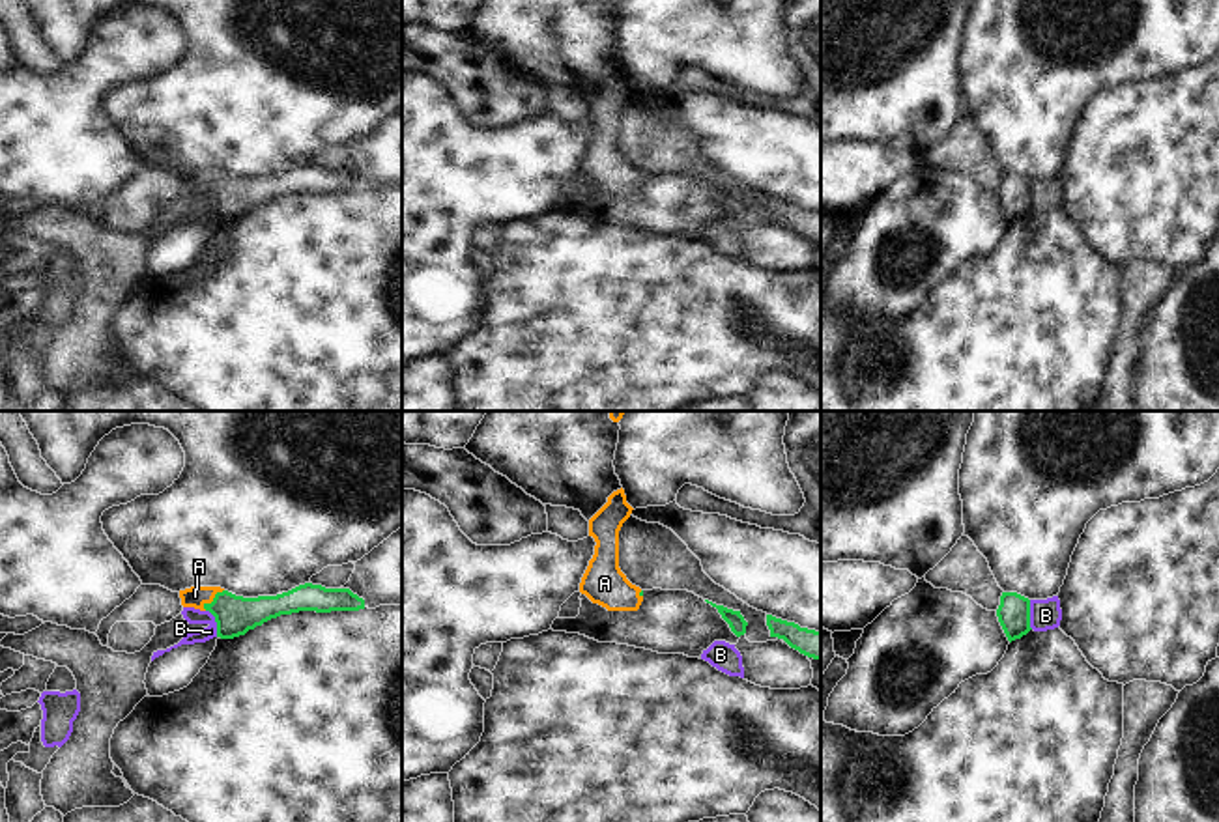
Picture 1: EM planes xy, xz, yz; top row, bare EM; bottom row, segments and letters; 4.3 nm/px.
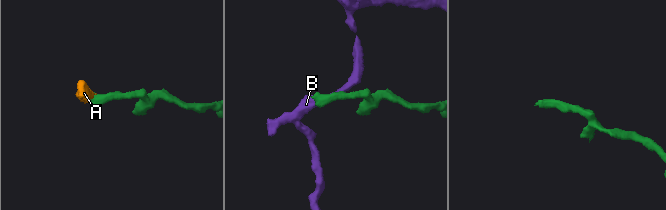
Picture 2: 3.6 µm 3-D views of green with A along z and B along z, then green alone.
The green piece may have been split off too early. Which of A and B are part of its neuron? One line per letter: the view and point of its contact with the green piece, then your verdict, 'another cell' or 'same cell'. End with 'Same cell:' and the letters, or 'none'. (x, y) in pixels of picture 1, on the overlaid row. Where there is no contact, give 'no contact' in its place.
A: xy (214, 598) | same cell
B: yz (1029, 615) | another cell
Same cell: A

